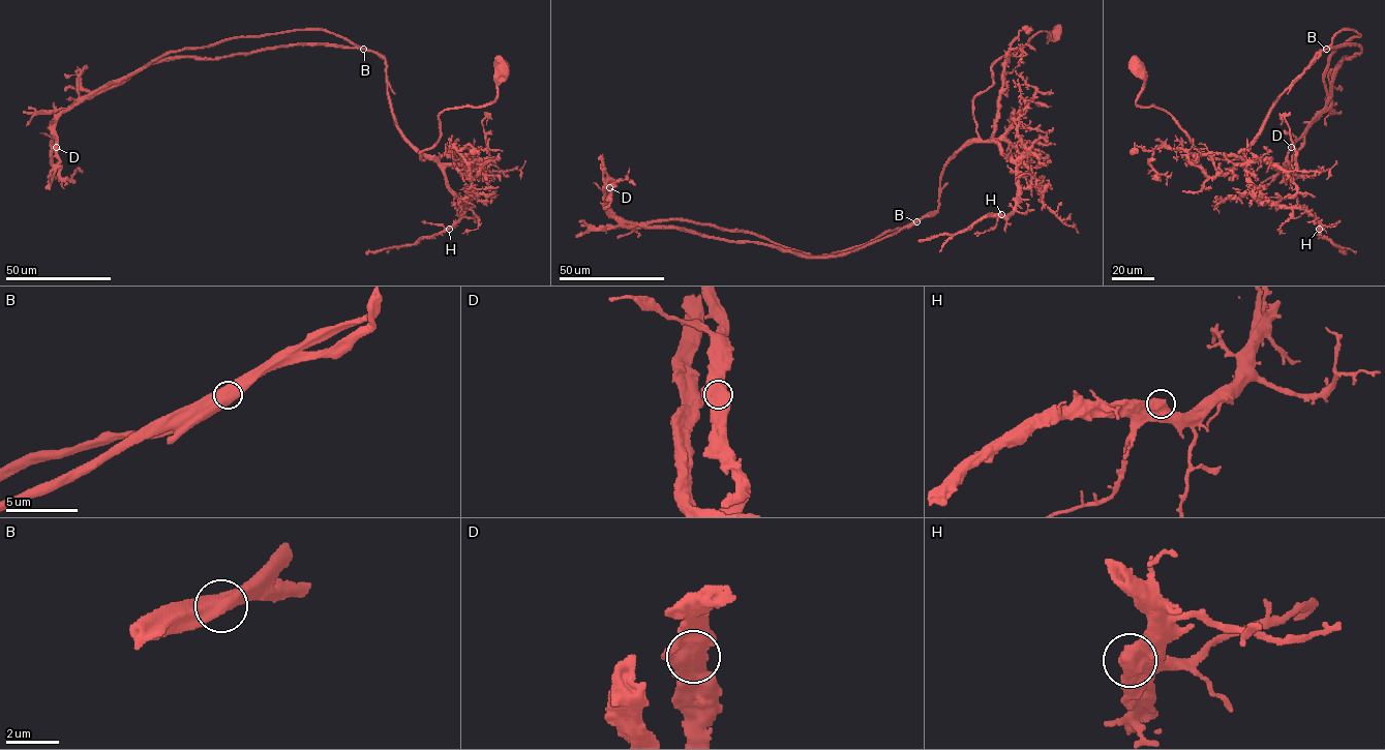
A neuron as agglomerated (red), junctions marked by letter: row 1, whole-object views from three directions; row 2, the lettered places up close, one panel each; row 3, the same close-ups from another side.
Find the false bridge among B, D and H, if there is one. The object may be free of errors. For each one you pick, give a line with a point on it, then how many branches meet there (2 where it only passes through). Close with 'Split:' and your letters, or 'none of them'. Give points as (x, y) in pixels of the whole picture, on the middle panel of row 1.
B: place (916, 221); branches 2
Split: B

